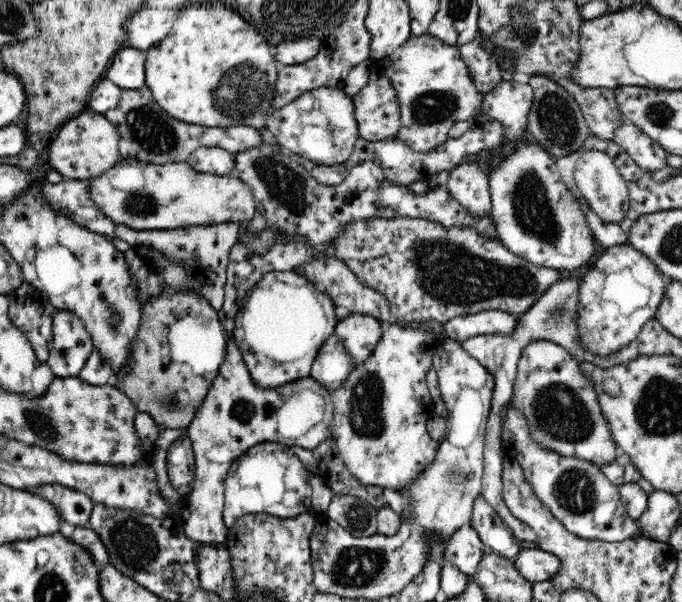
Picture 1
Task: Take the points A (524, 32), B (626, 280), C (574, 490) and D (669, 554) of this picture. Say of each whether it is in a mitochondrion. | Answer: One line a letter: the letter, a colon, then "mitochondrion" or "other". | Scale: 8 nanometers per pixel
A: mitochondrion
B: other
C: mitochondrion
D: other

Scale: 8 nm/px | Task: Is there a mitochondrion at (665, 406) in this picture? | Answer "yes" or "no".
yes

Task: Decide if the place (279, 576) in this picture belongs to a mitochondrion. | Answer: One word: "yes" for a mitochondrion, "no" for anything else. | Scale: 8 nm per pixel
no

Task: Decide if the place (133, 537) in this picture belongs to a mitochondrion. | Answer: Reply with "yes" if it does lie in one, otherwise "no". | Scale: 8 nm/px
yes

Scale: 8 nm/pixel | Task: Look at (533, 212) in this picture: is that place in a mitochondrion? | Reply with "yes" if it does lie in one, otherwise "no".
yes

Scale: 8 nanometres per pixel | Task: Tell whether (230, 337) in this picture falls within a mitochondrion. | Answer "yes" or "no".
no

